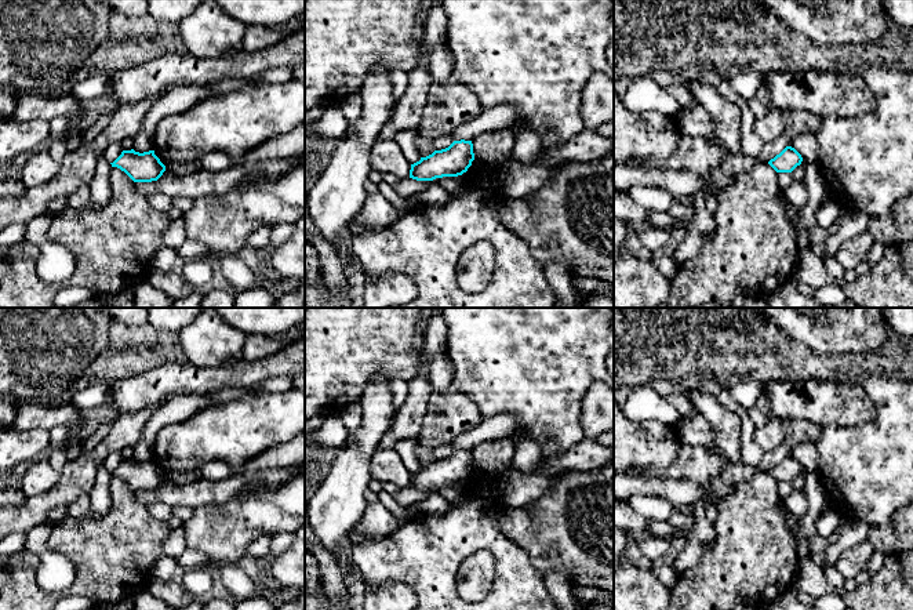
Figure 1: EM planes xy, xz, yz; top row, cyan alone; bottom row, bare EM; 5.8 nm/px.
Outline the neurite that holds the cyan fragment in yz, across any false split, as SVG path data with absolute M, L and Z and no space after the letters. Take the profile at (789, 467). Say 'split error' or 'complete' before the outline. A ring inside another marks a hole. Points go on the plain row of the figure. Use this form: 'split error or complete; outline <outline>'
complete; outline M786 455L779 464L768 471L776 482L792 482L803 471L801 464L792 455Z

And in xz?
complete; outline M454 450L448 457L434 460L411 473L410 487L433 490L443 486L458 486L468 480L474 469L472 450Z

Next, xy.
complete; outline M134 458L123 460L110 473L124 480L134 491L157 490L165 480L165 475L154 464L154 460L143 462Z

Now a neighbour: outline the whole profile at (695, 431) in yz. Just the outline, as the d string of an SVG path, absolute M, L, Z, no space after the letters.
M701 415L680 417L676 425L677 439L680 443L692 447L705 447L716 443L714 432L710 424Z

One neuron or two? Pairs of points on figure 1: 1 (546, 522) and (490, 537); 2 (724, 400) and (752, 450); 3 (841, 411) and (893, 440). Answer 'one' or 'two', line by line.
1: two
2: one
3: two

